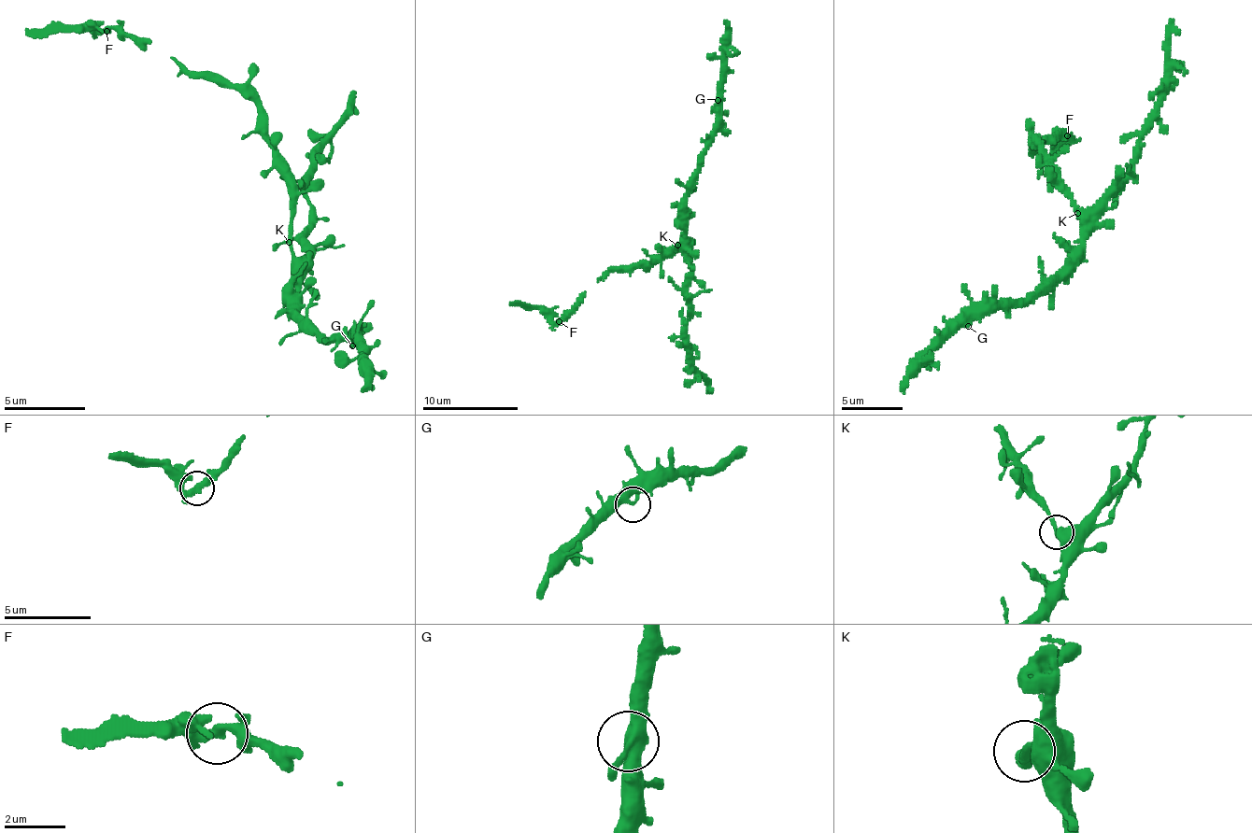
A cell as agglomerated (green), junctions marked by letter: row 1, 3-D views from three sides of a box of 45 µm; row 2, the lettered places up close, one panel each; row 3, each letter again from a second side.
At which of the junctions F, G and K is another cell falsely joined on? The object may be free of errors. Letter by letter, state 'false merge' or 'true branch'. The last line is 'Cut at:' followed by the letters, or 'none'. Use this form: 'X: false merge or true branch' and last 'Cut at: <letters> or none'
F: false merge
G: true branch
K: true branch
Cut at: F

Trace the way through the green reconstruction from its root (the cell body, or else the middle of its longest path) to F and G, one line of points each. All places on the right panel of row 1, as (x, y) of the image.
F: (1077, 213), (1059, 181), (1059, 168), (1053, 166), (1043, 147), (1032, 148), (1043, 139), (1068, 134)
G: (1077, 213), (1081, 258), (1069, 273), (1031, 297), (1001, 301), (968, 326)

